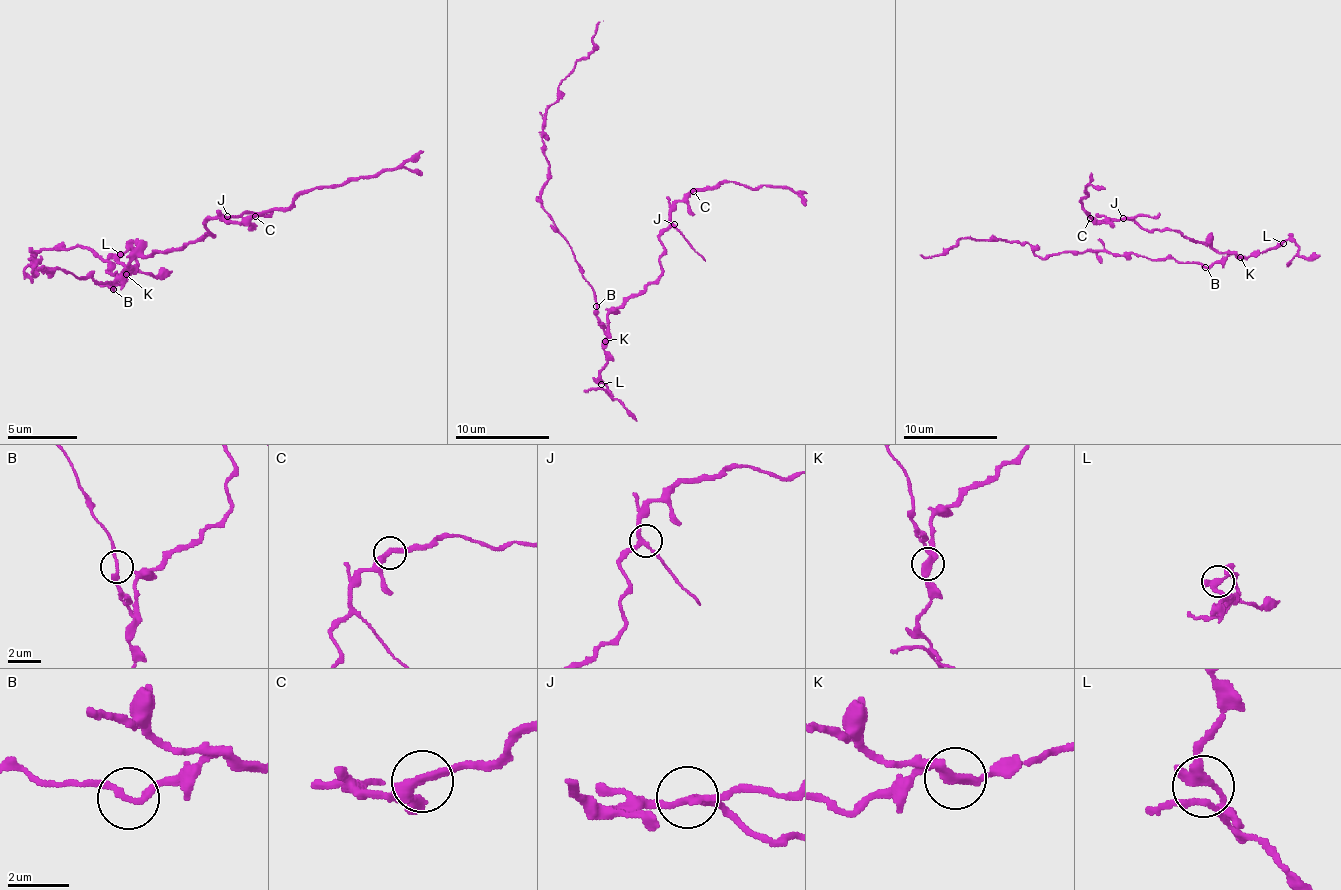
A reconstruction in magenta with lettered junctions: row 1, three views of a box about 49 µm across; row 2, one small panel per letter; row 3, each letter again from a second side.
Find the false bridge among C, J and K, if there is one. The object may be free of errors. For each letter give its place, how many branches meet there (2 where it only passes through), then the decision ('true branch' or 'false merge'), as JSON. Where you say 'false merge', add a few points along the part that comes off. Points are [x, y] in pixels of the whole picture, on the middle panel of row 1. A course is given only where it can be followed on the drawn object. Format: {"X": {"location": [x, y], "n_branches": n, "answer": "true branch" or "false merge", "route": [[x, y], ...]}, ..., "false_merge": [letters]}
{"C": {"location": [693, 191], "n_branches": 2, "answer": "true branch"}, "J": {"location": [674, 224], "n_branches": 3, "answer": "true branch"}, "K": {"location": [605, 341], "n_branches": 2, "answer": "false merge", "route": [[606, 341], [582, 269], [540, 201], [550, 165], [545, 111], [559, 83], [594, 48], [594, 29], [603, 20]]}, "false_merge": ["K"]}

